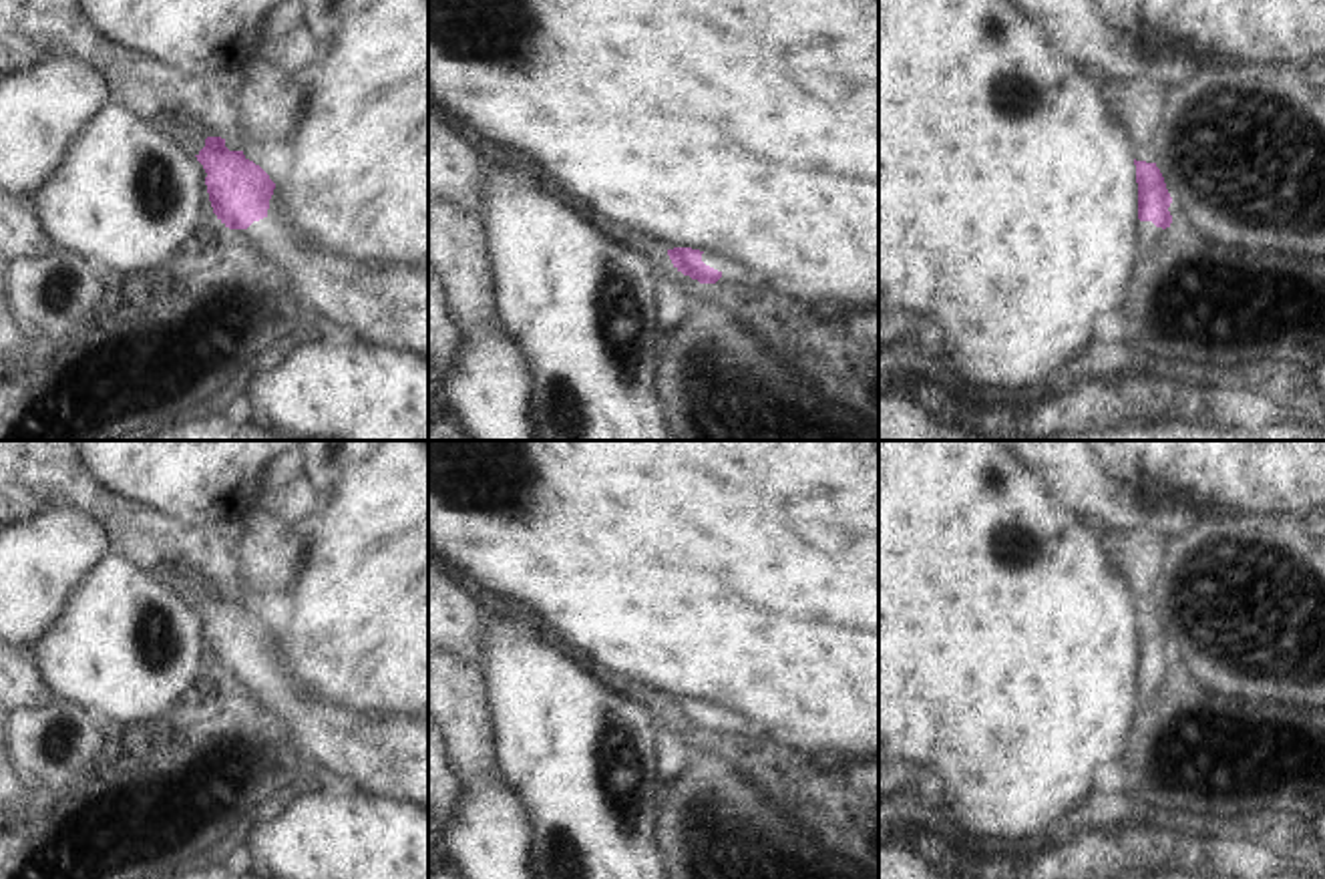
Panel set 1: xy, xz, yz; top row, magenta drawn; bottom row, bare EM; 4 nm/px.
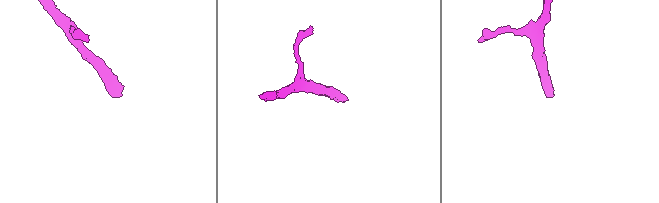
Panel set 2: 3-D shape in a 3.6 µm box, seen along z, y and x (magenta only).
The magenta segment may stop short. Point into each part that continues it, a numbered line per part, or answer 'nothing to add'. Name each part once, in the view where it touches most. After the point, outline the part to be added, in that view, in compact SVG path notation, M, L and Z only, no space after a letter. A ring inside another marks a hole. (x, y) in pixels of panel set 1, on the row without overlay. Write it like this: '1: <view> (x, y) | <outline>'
1: xz (708, 709) | M710 700L702 704L702 712L718 722L730 720L730 714Z

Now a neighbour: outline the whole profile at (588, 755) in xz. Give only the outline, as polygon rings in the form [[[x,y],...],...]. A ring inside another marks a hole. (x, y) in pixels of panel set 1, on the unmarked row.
[[[489,616],[487,648],[479,662],[491,680],[501,768],[527,801],[537,825],[537,879],[672,879],[659,845],[666,728],[655,700],[605,676],[539,618],[521,626],[503,616]]]

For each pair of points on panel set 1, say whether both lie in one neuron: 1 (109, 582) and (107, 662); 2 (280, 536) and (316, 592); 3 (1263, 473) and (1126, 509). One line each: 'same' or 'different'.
1: same
2: different
3: different

